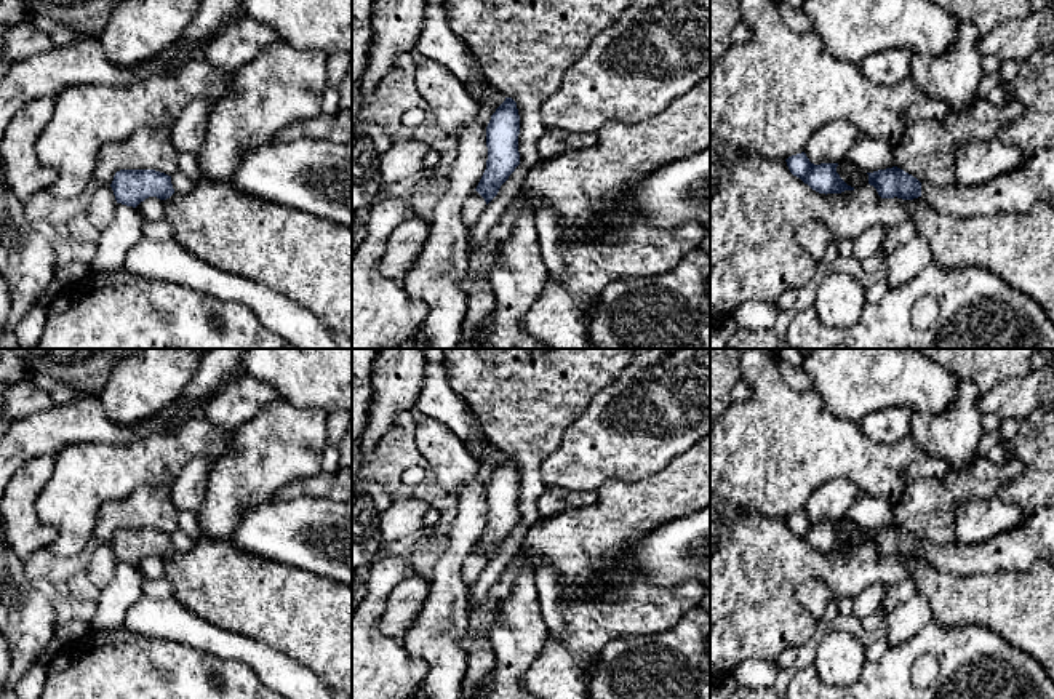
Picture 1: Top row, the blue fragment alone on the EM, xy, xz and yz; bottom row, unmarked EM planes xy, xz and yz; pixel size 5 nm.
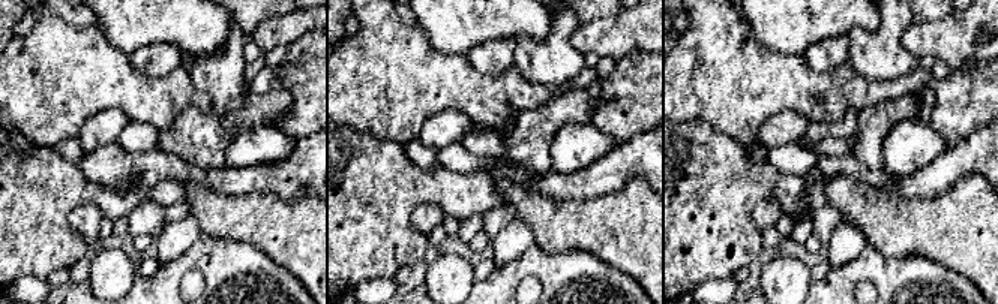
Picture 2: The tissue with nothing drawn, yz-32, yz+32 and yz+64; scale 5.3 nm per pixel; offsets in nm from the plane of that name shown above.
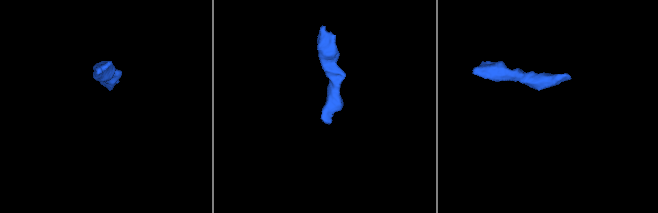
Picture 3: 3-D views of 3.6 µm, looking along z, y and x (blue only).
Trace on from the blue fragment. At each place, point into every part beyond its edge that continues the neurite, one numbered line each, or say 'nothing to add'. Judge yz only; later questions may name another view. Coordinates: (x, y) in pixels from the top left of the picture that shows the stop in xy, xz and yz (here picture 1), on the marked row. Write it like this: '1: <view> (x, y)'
1: yz (1019, 191)

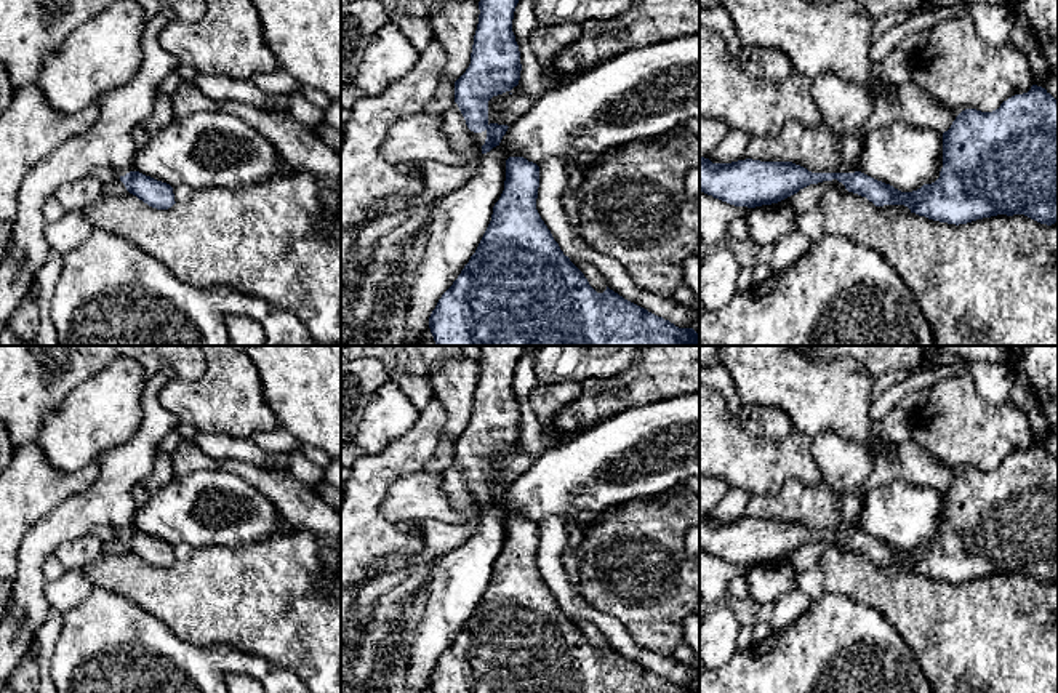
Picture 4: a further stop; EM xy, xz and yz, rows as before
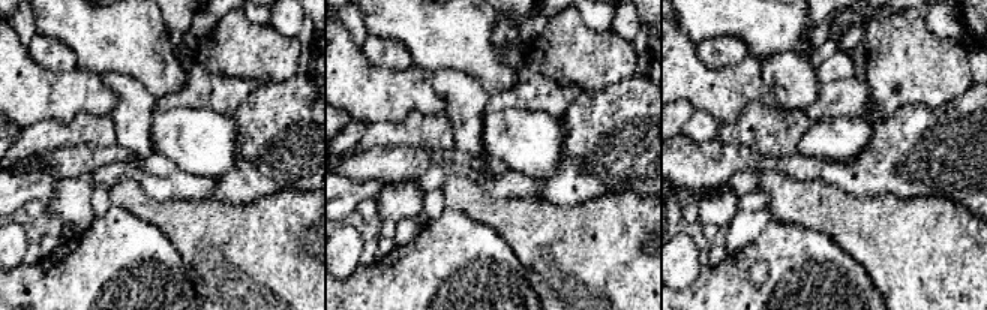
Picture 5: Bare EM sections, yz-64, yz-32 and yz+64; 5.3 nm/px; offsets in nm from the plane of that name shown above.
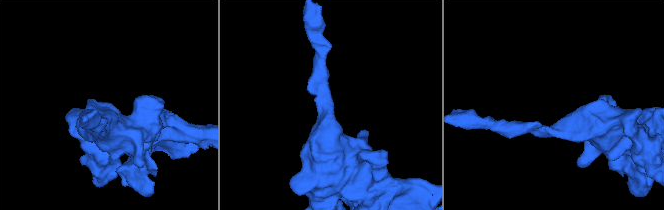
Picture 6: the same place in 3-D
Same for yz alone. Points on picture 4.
nothing to add

